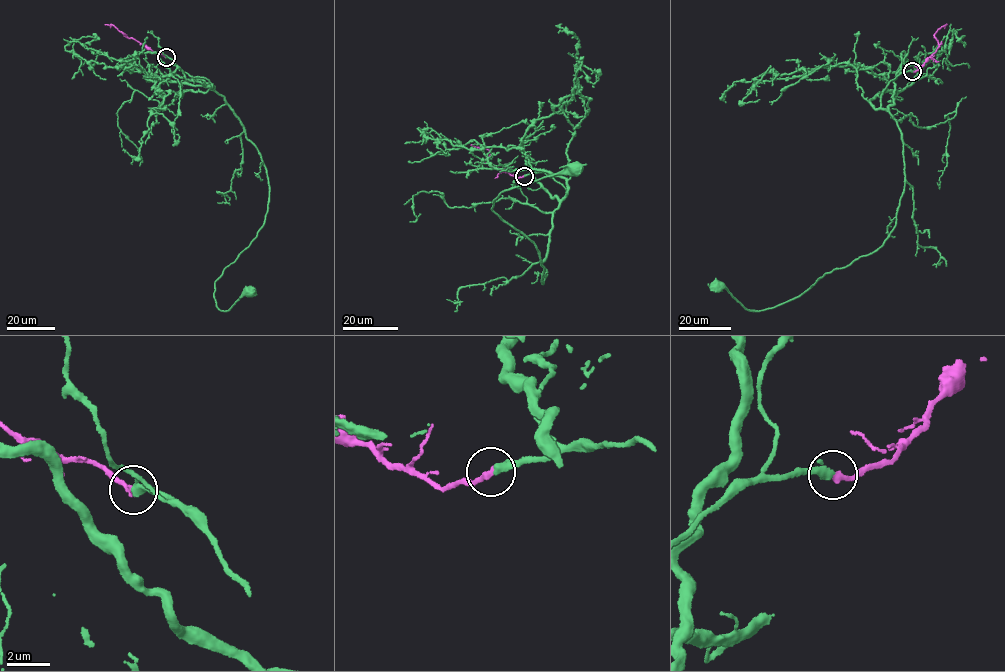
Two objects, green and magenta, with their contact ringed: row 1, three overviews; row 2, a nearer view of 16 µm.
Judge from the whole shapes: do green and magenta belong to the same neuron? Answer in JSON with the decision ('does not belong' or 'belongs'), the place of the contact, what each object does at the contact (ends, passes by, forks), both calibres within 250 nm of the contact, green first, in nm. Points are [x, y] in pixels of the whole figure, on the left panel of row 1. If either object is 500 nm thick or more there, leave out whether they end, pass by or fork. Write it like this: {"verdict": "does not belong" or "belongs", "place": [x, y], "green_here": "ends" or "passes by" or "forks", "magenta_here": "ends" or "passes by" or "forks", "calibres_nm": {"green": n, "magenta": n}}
{"verdict": "belongs", "place": [166, 57], "green_here": "ends", "magenta_here": "ends", "calibres_nm": {"green": 400, "magenta": 320}}

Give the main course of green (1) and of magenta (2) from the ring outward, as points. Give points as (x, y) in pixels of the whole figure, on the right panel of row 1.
1: (912, 71), (880, 97), (898, 124), (905, 166), (883, 244), (769, 309), (745, 307), (717, 286)
2: (912, 71), (920, 69), (937, 50), (939, 46), (934, 34), (946, 23)

